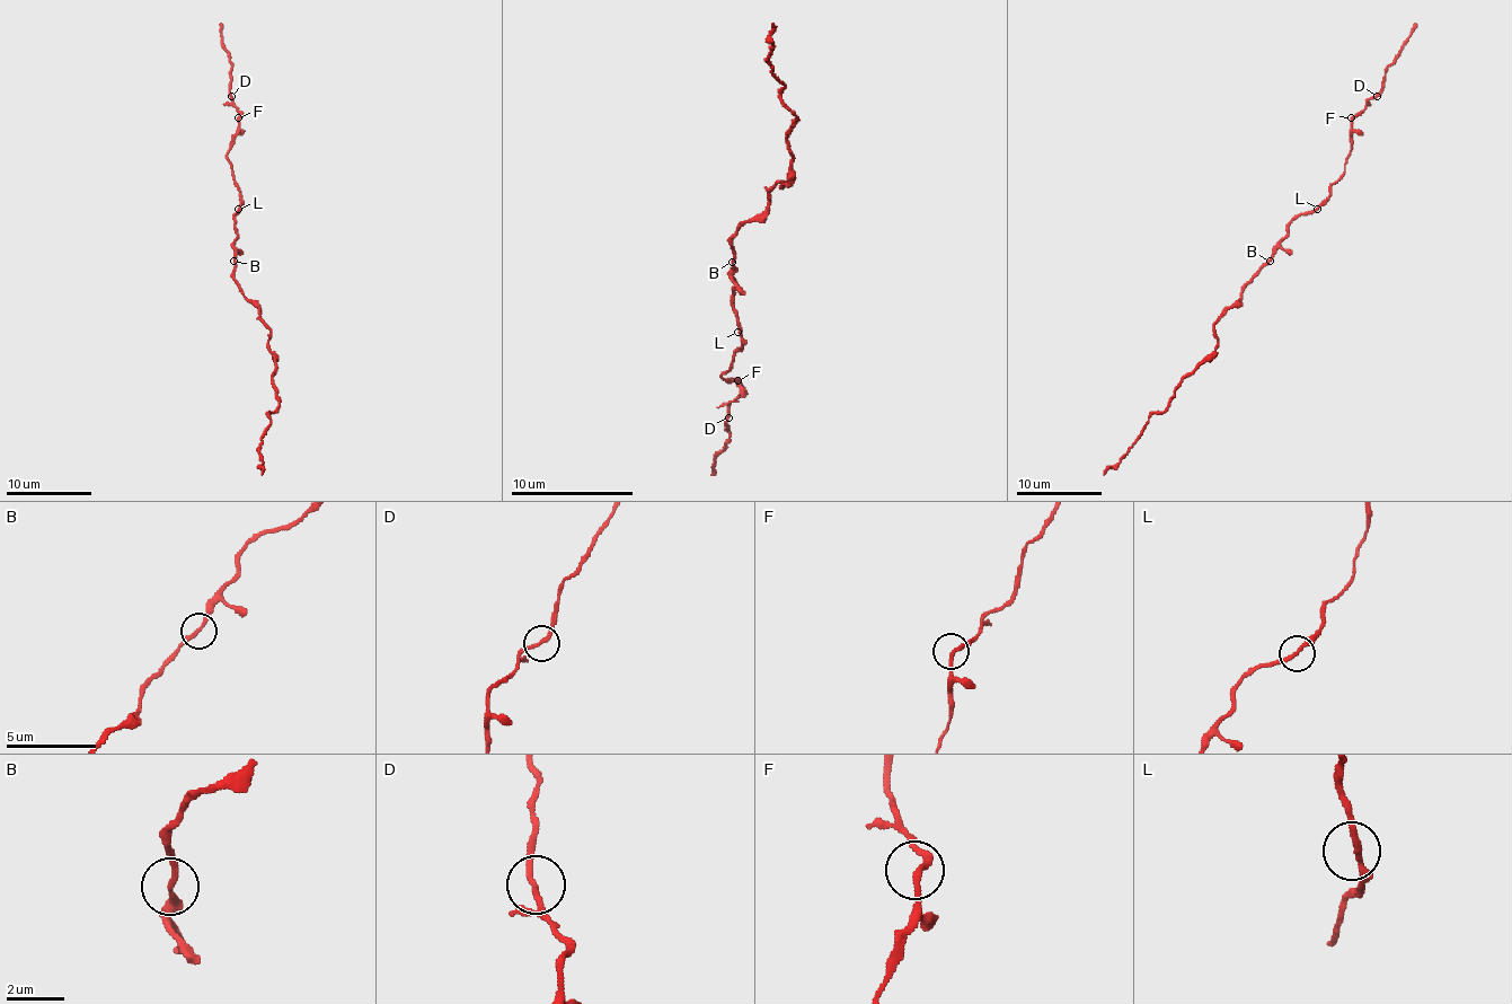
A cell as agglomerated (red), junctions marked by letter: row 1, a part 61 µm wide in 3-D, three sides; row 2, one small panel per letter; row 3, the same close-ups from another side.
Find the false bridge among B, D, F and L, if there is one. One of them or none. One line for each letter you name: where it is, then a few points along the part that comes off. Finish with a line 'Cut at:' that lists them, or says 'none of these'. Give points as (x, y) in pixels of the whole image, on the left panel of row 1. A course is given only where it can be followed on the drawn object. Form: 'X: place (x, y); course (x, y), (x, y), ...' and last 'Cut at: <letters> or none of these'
Cut at: none of these

